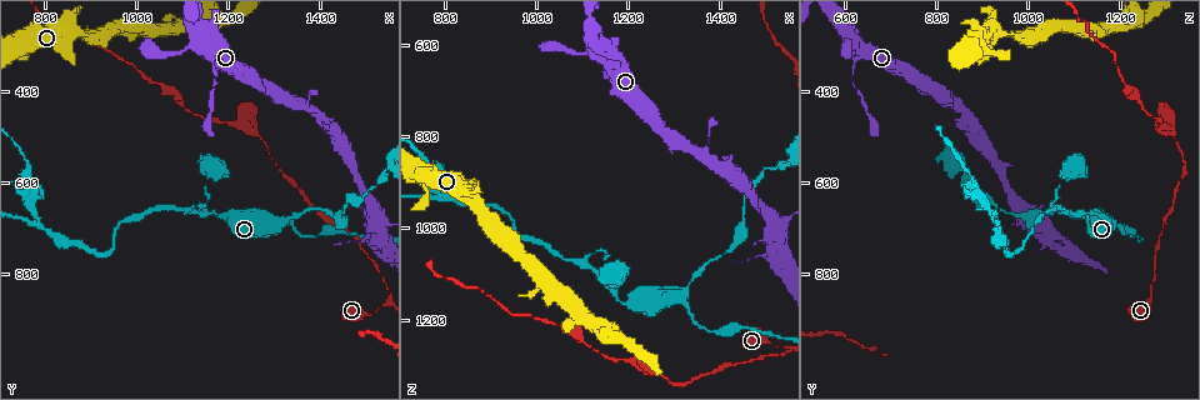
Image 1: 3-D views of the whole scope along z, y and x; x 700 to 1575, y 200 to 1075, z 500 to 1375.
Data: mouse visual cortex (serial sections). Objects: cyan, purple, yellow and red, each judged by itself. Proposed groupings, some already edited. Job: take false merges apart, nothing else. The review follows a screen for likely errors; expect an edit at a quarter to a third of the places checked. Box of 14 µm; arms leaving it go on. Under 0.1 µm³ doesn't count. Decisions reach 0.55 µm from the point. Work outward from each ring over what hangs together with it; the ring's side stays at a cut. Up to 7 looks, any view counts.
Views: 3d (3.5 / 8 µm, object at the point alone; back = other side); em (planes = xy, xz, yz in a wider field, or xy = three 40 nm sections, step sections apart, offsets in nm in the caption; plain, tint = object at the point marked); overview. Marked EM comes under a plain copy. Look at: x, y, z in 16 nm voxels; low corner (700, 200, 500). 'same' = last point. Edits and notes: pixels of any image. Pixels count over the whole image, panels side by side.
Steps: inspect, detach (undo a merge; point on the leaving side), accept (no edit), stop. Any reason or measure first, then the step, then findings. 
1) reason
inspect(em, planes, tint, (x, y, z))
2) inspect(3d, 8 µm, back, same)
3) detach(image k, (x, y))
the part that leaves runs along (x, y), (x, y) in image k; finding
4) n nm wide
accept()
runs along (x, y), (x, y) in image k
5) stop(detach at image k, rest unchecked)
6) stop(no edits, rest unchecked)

sudden change in width
inspect(em, xy, step 3, tint, (1535, 865, 1265))

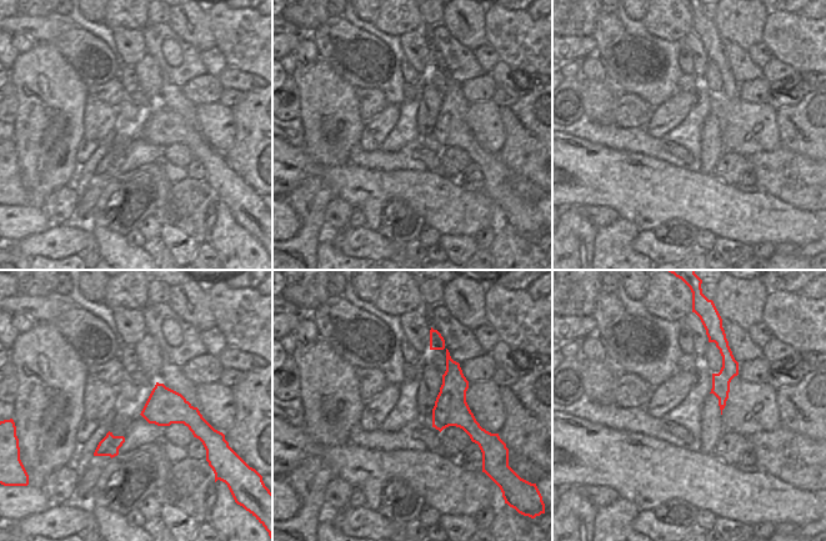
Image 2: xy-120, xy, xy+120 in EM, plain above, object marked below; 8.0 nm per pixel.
inspect(3d, 3.5 µm, back, same)

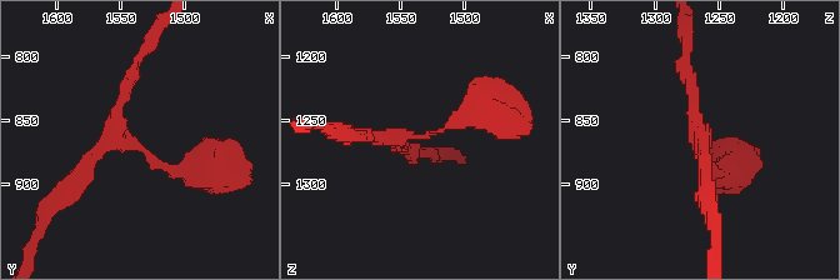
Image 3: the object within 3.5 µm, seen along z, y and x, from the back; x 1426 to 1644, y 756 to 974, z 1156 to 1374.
accept()
runs along (726, 356), (721, 402) in image 2; continuous, no second cell

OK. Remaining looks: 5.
branch point
inspect(em, xy, step 1, tint, (1315, 695, 1145))

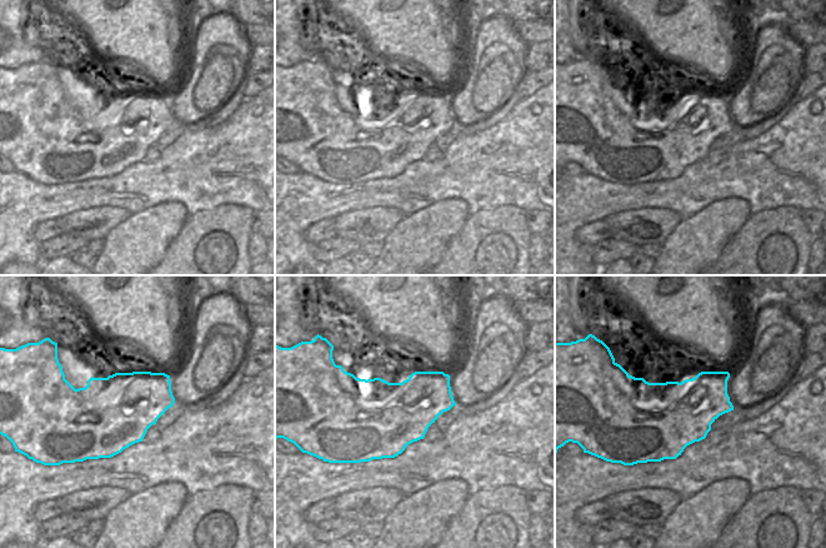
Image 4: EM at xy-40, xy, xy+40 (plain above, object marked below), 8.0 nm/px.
inspect(3d, 3.5 µm, back, same)

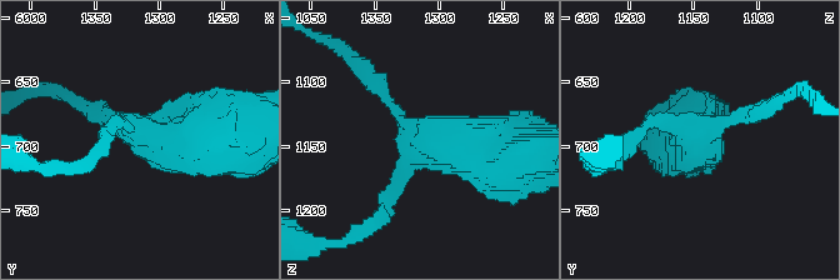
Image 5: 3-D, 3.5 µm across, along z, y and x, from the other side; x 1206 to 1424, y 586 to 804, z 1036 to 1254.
550 nm wide
accept()
runs along (521, 160), (425, 138), (371, 80) in image 5; continuous, no second cell

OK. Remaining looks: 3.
sudden change in width
inspect(3d, 3.5 µm, back, (1180, 675, 1155))

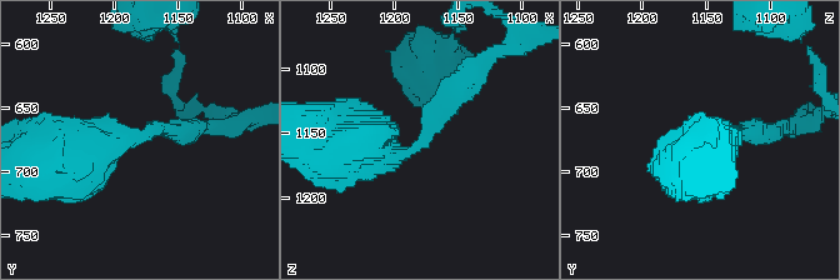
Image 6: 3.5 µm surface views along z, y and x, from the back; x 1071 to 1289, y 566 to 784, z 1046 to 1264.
arms of 200, 700 nm
inspect(em, xy, step 5, tint, (1178, 672, 1158))

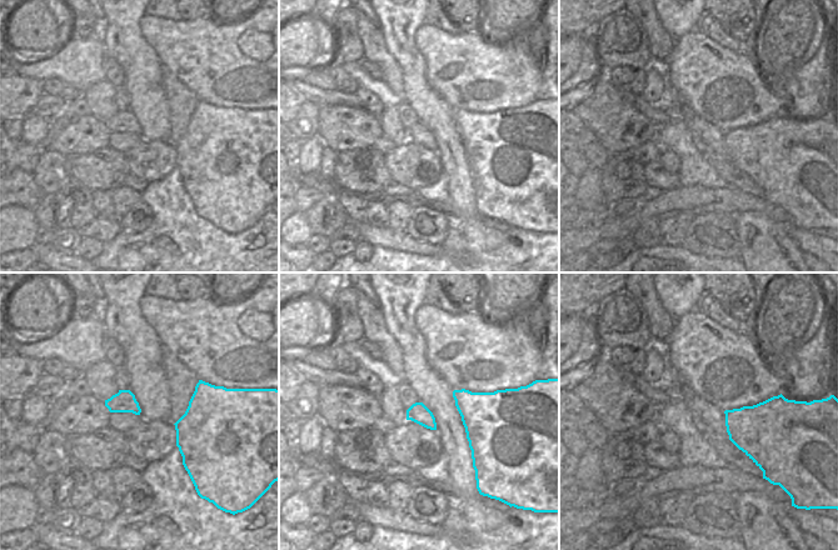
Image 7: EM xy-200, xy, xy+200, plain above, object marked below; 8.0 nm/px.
accept()
runs along (353, 148), (403, 158), (468, 78) in image 6; continuous, no second cell

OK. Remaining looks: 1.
stop(no edits, rest unchecked)

